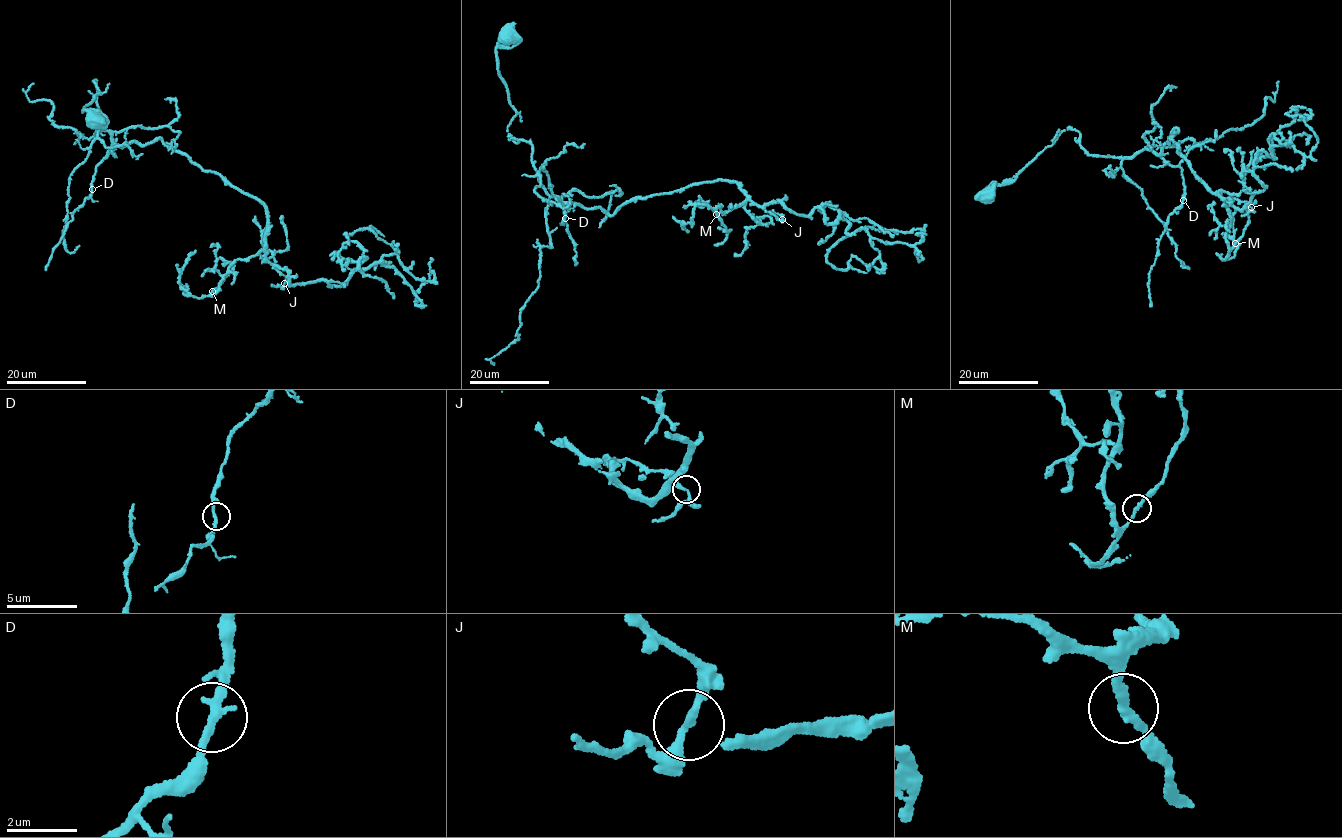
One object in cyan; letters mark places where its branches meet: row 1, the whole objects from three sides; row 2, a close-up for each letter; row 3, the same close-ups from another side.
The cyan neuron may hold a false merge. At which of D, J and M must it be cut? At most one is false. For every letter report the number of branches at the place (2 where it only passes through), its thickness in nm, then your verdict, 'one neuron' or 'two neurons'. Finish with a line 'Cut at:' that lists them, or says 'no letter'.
D: branches 2; calibre 240 nm; one neuron
J: branches 2; calibre 240 nm; one neuron
M: branches 2; calibre 240 nm; one neuron
Cut at: no letter

